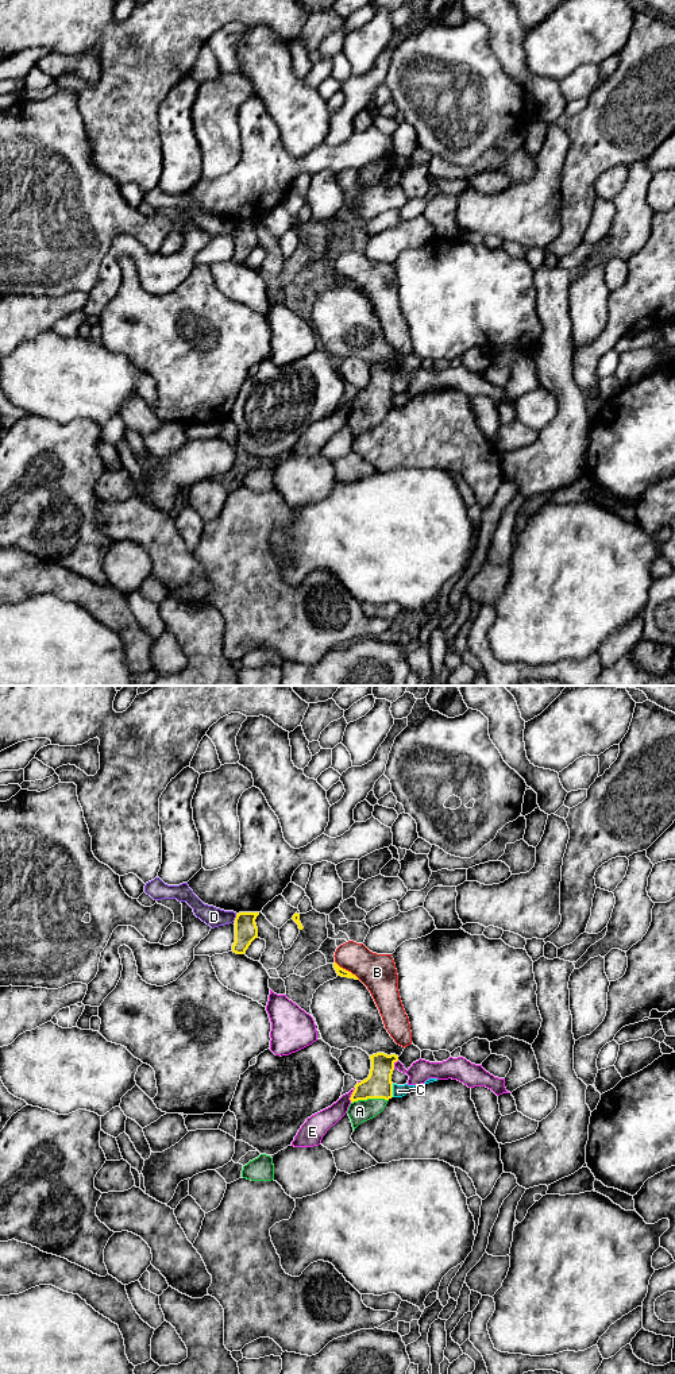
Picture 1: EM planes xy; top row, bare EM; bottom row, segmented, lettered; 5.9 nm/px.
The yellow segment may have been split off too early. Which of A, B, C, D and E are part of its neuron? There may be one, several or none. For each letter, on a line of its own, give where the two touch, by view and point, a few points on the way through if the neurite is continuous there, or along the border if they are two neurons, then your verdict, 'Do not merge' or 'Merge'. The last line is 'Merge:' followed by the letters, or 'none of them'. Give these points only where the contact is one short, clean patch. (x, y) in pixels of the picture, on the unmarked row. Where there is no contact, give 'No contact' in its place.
A: Touches yellow at xy (369, 406). Path across: xy (378, 393), (369, 406), (359, 420). Merge
B: Touches yellow at xy (347, 280). Do not merge
C: Touches yellow at xy (392, 400). Boundary: xy (392, 393), (393, 405). Do not merge
D: Touches yellow at xy (236, 226). Do not merge
E: Touches yellow at xy (351, 404). Do not merge
Merge: A

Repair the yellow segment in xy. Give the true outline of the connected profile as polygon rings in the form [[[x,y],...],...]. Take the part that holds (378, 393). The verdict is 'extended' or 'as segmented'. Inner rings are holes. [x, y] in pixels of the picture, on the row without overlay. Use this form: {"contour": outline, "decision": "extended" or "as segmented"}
{"contour": [[[377,362],[370,364],[371,378],[366,389],[358,391],[350,406],[348,425],[355,437],[383,420],[387,410],[393,406],[392,383],[394,373],[398,370],[396,363]]], "decision": "extended"}

